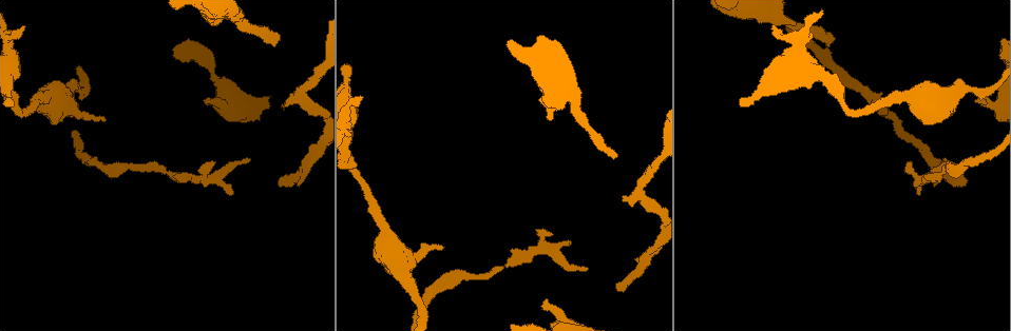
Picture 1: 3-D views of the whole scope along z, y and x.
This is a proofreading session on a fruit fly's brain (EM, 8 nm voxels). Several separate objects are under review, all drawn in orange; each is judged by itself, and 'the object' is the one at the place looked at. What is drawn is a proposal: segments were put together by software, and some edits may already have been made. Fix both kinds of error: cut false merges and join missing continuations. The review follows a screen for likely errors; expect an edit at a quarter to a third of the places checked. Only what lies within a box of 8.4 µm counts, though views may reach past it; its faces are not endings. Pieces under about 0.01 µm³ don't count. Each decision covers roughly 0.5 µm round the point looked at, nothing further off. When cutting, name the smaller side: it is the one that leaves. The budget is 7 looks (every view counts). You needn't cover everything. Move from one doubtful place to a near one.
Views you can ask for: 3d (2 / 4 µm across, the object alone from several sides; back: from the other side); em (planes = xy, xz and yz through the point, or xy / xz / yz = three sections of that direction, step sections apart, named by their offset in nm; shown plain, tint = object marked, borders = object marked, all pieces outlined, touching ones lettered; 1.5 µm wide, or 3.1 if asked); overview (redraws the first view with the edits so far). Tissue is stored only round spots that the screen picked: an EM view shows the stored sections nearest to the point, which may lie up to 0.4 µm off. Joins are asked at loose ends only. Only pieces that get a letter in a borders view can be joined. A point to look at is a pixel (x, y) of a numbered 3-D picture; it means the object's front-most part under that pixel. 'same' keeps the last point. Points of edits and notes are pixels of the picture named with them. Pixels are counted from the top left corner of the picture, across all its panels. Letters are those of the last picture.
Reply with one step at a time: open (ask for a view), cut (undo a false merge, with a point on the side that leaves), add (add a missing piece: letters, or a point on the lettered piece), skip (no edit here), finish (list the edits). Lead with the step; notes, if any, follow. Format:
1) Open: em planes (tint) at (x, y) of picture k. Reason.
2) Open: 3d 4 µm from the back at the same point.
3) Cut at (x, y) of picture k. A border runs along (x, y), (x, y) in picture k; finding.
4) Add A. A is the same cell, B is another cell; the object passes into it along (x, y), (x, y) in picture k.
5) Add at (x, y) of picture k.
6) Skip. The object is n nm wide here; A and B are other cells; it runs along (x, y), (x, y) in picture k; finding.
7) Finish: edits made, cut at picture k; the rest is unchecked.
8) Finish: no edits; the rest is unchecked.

Open: em yz step 8 (tint) at (45, 101) of picture 1. Thick turns thin.

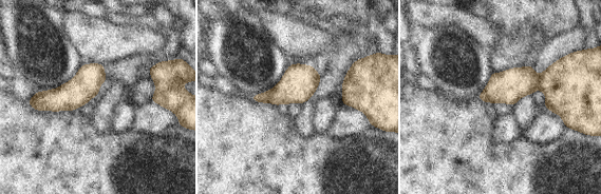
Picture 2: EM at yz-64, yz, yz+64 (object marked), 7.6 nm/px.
Open: em yz step 8 (borders) at the same point.

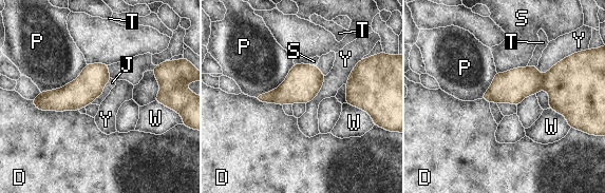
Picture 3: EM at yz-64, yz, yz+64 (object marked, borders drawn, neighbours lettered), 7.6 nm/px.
Skip. The object is 260 nm wide here; D, J, P, S, T, W and Y are other cells; it runs along (105, 66), (76, 95), (40, 104) in picture 3; all the same neuron.

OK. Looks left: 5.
Open: 3d 4 µm at (104, 119) of picture 1. Free end.

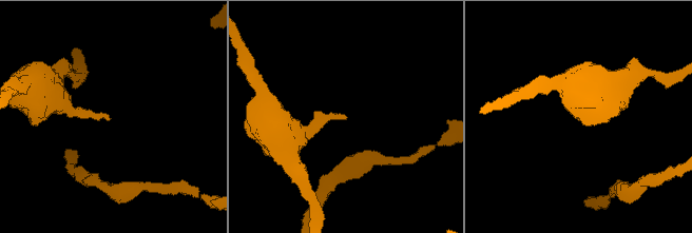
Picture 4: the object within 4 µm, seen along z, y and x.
Open: em yz step 4 (borders) at (107, 118) of picture 4. Shape alone is not enough.

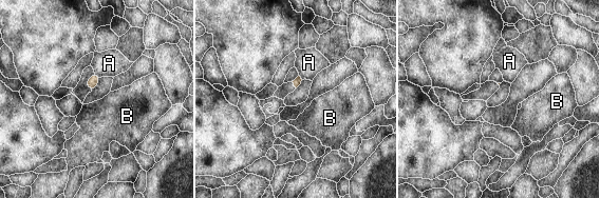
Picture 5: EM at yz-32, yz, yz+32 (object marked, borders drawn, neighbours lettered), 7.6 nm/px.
Open: em planes (borders) at the same point. Cut it another way.

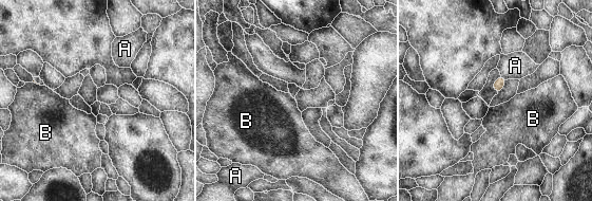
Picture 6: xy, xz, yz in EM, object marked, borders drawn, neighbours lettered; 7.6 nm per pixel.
Skip. A and B are other cells; a border runs along (500, 74), (507, 79) in picture 6; none of them fits.

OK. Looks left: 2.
Open: em yz step 8 (tint) at (617, 284) of picture 1. Free end.

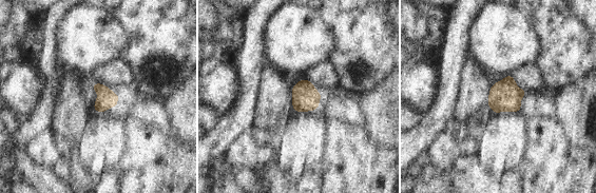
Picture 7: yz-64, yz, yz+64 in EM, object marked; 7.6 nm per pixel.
Open: em planes (borders) at the same point.

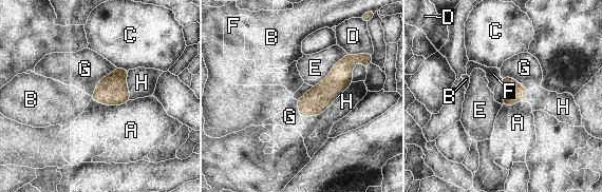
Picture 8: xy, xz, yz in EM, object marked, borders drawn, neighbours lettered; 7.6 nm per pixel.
Skip. The longest contact is with H, 460 nm; A, B, C, D, E, F, G and H are other cells; no lettered piece goes on from it.

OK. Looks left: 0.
Finish: no edits; the rest is unchecked.

